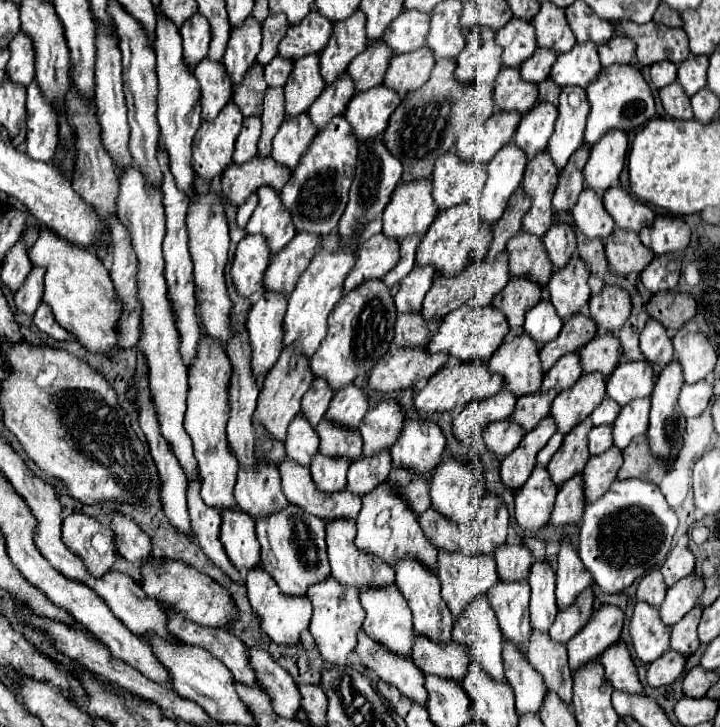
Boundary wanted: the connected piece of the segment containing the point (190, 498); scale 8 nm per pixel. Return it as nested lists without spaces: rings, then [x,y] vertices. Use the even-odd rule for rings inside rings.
[[[193,479],[189,485],[191,487],[187,489],[187,505],[189,505],[191,529],[195,533],[195,539],[199,541],[203,553],[211,561],[215,561],[217,567],[221,567],[225,575],[229,575],[231,579],[235,579],[237,583],[241,583],[241,577],[239,577],[237,569],[227,559],[227,555],[223,551],[223,545],[219,541],[221,511],[217,511],[217,507],[209,507],[209,505],[203,503],[203,499],[199,495],[199,487],[201,487],[201,481],[199,479]]]

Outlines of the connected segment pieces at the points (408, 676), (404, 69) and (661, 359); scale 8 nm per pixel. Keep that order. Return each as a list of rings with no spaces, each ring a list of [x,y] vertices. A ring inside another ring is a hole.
[[[363,629],[357,633],[355,651],[361,663],[377,673],[379,679],[395,685],[403,695],[411,697],[415,703],[427,703],[427,691],[423,687],[423,673],[405,655],[389,651],[379,641],[369,637]]]
[[[419,47],[409,53],[393,55],[389,69],[385,73],[385,85],[399,91],[399,95],[407,95],[421,87],[435,65],[435,57],[429,47]]]
[[[649,319],[645,323],[645,329],[641,331],[641,351],[645,353],[645,359],[653,365],[667,365],[673,361],[673,343],[671,333],[655,319]]]

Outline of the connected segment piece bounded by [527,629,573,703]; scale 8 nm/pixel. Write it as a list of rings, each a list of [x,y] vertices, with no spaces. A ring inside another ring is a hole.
[[[531,631],[527,657],[531,665],[543,675],[545,687],[559,693],[563,701],[571,703],[571,669],[567,663],[567,647],[565,643],[557,643],[549,637],[549,633]]]

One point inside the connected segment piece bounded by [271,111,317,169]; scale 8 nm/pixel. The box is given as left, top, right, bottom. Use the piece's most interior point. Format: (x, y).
(295, 135)

